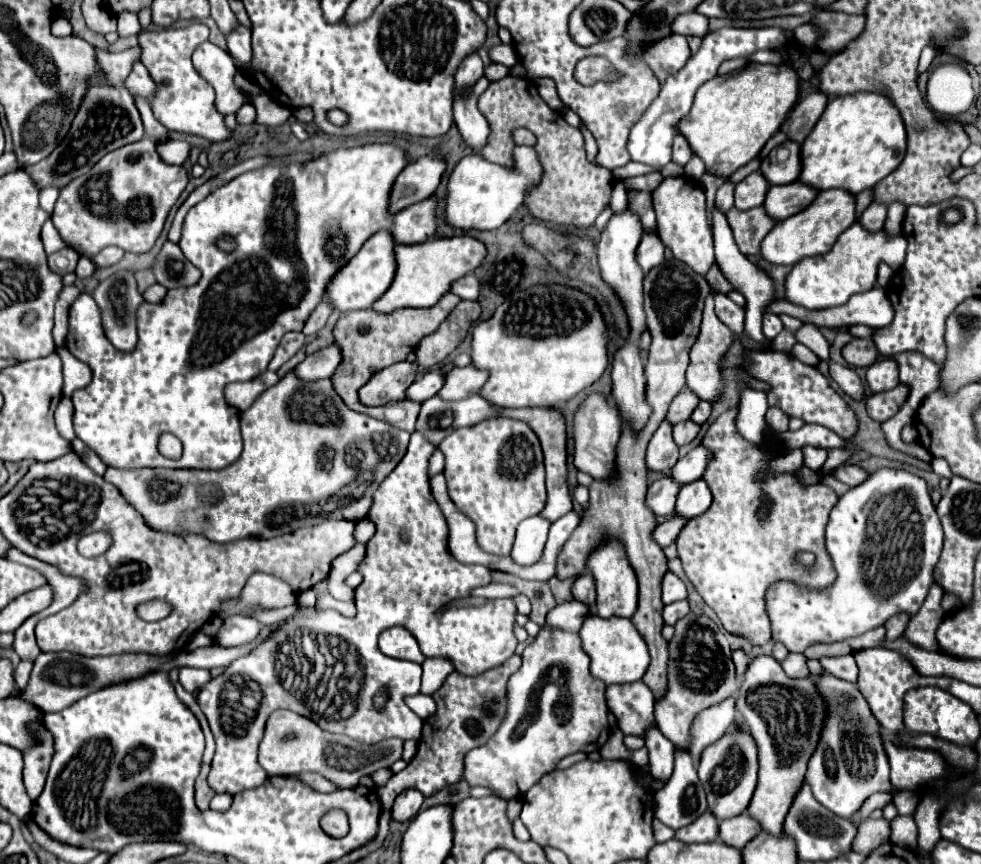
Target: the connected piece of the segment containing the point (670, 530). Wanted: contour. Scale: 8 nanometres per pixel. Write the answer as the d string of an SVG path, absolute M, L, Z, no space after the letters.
M674 514L674 518L664 520L662 524L656 526L656 530L654 530L654 540L656 540L662 548L670 546L670 544L678 538L678 534L680 534L680 530L686 526L686 522L688 522L688 520L686 520L684 516Z

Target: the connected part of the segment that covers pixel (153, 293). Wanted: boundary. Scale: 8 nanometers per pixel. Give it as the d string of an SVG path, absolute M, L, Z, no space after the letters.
M154 284L154 286L150 286L146 292L144 292L144 300L146 302L162 302L162 298L164 298L164 286L160 286L160 284Z

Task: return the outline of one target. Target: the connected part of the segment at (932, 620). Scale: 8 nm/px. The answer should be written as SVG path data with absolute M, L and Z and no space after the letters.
M935 583L932 584L929 593L920 608L920 612L916 616L912 616L904 636L924 648L924 650L932 650L932 652L940 652L938 644L936 644L936 628L940 626L942 618L944 618L944 610L941 609L941 600L944 592Z

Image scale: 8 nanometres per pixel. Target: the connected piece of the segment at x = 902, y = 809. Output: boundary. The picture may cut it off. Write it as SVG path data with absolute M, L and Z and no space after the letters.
M830 674L816 678L816 686L818 686L818 692L828 702L828 718L820 736L820 744L814 756L810 758L808 772L806 772L806 782L814 798L830 812L842 818L852 818L870 794L890 792L898 814L913 815L920 800L919 793L900 791L890 786L890 780L888 780L890 766L880 738L882 728L878 720L872 716L858 686L844 680L836 680Z

